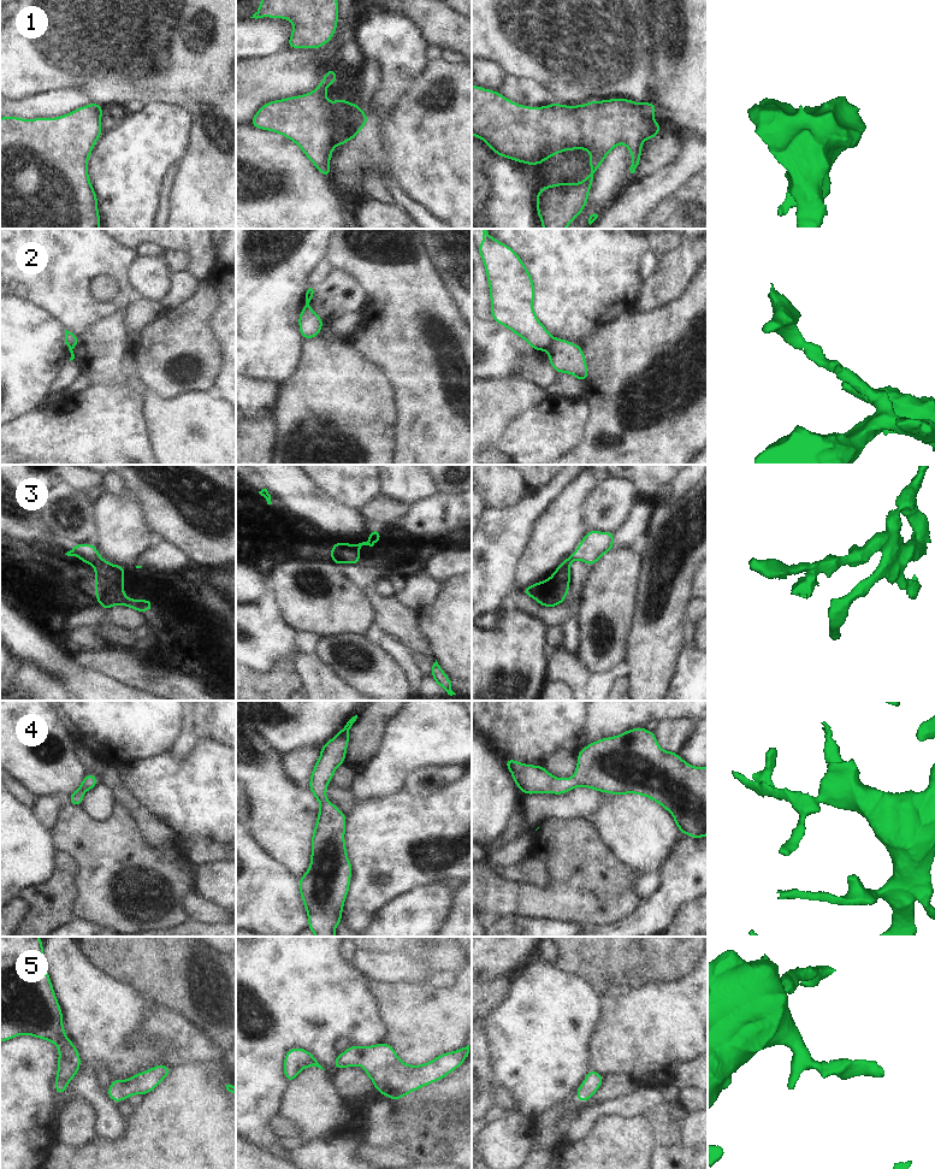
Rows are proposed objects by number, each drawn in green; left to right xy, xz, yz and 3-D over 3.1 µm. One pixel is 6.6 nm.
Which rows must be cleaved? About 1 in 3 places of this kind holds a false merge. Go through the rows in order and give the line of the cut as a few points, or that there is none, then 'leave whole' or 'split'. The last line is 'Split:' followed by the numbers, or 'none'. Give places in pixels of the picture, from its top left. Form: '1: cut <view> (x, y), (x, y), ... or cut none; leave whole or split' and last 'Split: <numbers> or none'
1: cut xz (327, 104), (327, 119), (333, 145); split
2: cut yz (552, 338), (546, 349); split
3: cut xy (123, 572), (98, 572), (95, 574); split
4: cut none; leave whole
5: cut none; leave whole
Split: 1, 2, 3

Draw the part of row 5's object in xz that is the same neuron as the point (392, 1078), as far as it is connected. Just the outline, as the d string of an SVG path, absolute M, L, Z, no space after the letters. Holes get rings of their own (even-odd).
M386 1043L365 1047L349 1044L345 1052L338 1053L333 1068L337 1070L361 1064L374 1090L400 1100L413 1091L444 1079L466 1061L468 1053L469 1045L444 1052L425 1064L409 1065L400 1061L397 1052Z

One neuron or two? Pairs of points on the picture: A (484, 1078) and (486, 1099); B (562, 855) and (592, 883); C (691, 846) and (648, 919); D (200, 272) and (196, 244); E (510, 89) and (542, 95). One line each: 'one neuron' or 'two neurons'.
A: one neuron
B: one neuron
C: one neuron
D: one neuron
E: one neuron

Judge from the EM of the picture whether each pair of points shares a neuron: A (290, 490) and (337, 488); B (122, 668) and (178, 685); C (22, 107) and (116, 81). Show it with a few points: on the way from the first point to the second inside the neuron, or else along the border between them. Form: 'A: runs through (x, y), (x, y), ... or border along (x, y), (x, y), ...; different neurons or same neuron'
A: border along (308, 477), (345, 506); different neurons
B: runs through (136, 672), (164, 682); same neuron
C: border along (51, 92), (82, 90), (92, 102); different neurons

